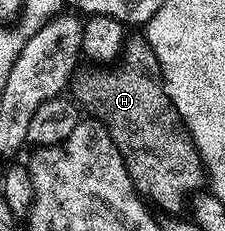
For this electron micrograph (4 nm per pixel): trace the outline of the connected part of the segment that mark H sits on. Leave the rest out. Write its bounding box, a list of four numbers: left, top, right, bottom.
[73,38,208,215]

